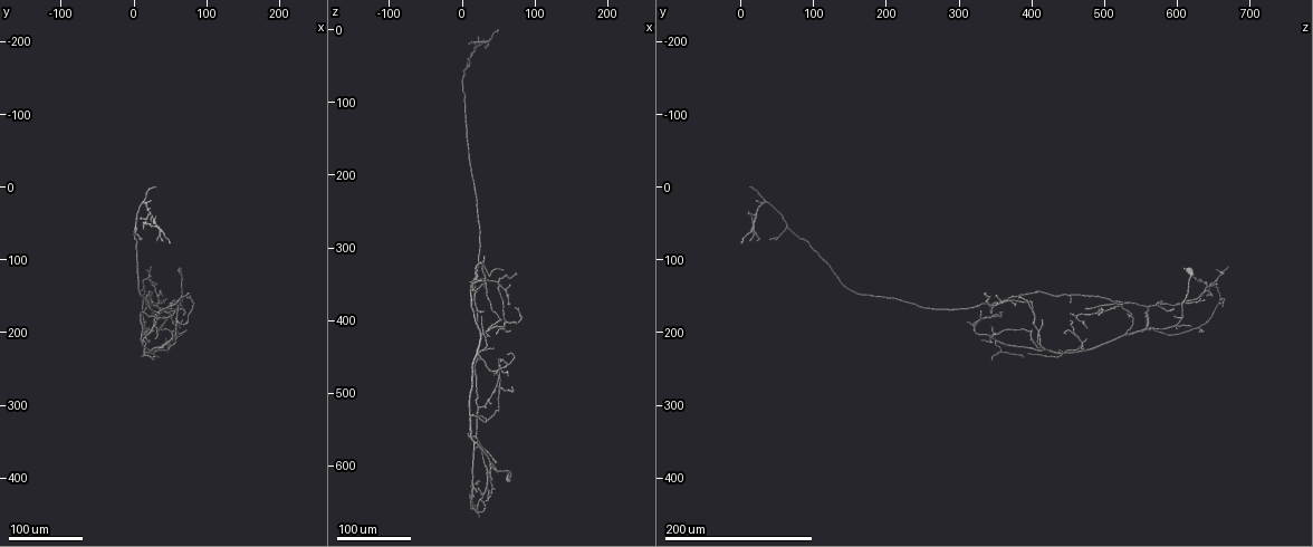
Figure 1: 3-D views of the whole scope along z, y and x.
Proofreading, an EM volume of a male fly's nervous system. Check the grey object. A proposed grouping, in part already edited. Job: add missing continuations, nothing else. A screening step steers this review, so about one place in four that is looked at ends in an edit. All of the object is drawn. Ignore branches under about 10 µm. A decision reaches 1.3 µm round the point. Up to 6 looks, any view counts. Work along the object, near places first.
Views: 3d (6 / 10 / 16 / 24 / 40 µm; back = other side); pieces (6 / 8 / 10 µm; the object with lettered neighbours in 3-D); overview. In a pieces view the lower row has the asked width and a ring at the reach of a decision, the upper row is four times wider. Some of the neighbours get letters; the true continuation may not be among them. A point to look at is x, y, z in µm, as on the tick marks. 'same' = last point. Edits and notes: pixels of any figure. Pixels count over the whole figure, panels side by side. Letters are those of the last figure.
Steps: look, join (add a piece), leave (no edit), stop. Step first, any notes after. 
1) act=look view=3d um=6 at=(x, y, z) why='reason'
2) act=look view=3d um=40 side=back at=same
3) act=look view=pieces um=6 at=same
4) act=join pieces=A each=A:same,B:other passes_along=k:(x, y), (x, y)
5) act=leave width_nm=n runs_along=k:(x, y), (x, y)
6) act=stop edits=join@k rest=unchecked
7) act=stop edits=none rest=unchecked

act=look view=3d um=24 at=(70, 185, 410) why='end of a long branch'

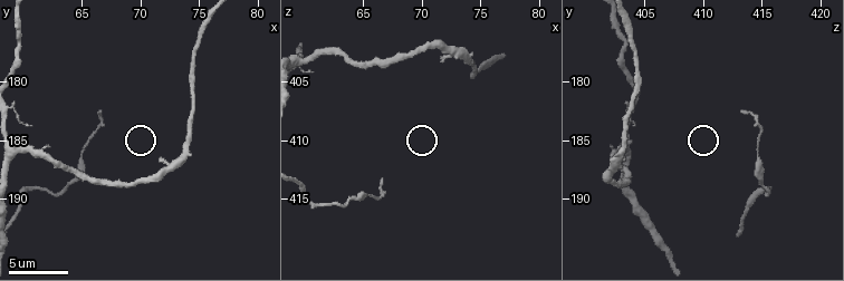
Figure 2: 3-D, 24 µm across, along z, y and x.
act=look view=pieces um=6 at=(66.4, 182.4, 413.4)

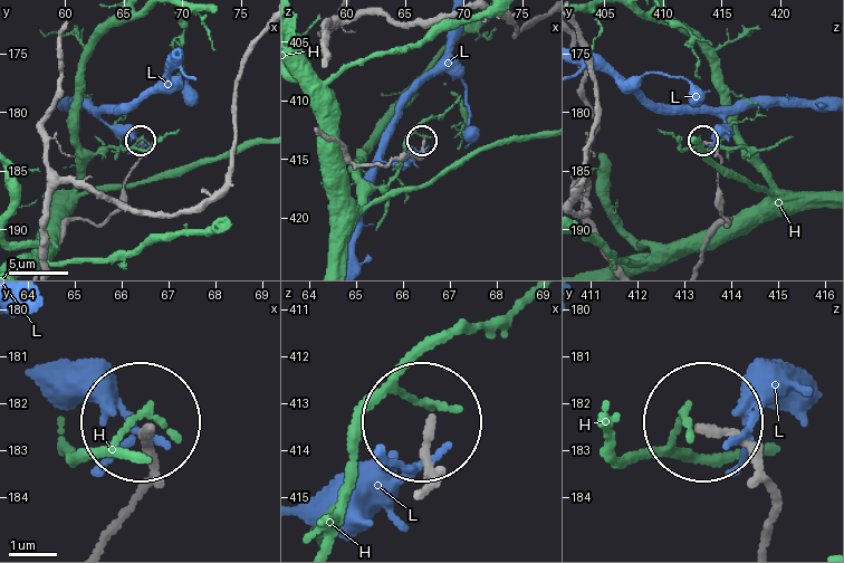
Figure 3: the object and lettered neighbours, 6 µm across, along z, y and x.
act=leave each=H:other,L:other runs_along=3:(317, 130), (357, 163), (420, 158), (423, 140) found='no lettered piece goes on from it'

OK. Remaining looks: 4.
act=look view=3d um=24 at=(60, 200, 450) why='an open end'

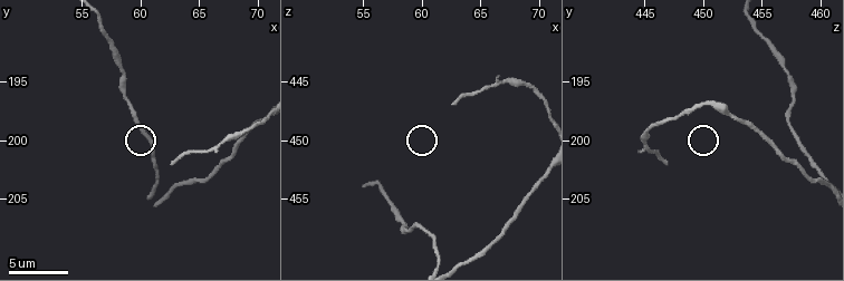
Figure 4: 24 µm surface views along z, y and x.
act=look view=pieces um=8 at=(62.6, 201.8, 447.0)

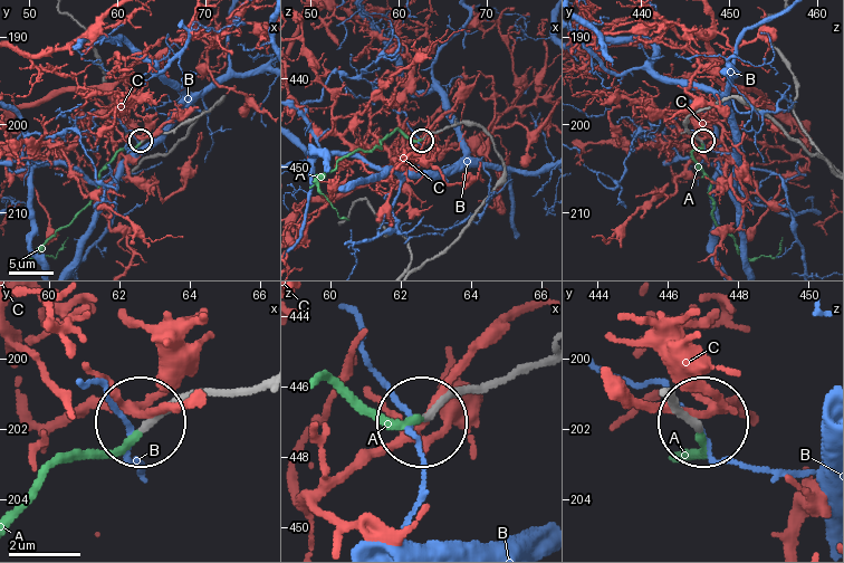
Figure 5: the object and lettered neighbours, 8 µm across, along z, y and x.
act=join pieces=A width_nm=180 each=A:same,B:other,C:other passes_along=5:(521, 371), (452, 392), (423, 417), (372, 413), (320, 380) found='the neuron continues'

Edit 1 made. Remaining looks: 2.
act=stop edits=join@5 rest=unchecked

